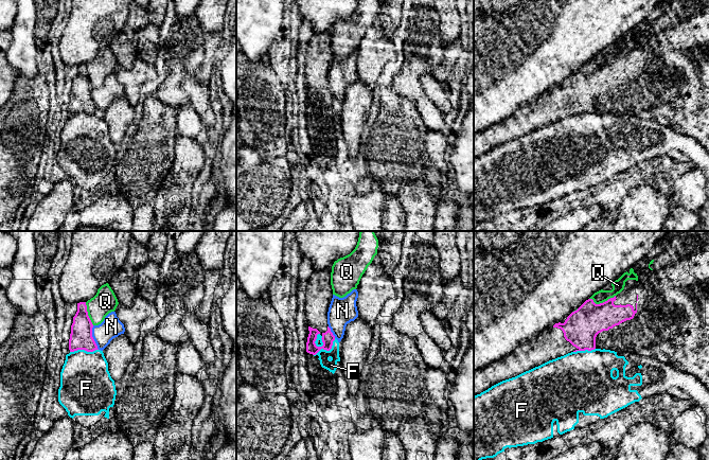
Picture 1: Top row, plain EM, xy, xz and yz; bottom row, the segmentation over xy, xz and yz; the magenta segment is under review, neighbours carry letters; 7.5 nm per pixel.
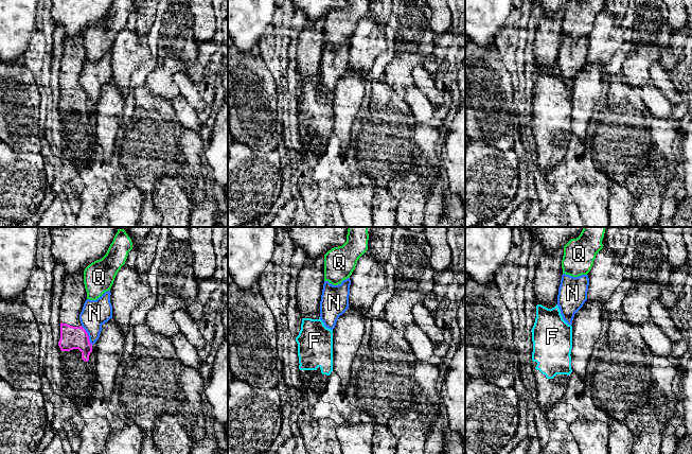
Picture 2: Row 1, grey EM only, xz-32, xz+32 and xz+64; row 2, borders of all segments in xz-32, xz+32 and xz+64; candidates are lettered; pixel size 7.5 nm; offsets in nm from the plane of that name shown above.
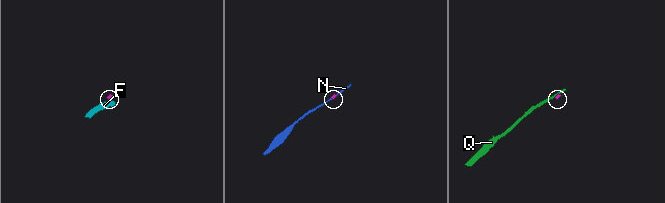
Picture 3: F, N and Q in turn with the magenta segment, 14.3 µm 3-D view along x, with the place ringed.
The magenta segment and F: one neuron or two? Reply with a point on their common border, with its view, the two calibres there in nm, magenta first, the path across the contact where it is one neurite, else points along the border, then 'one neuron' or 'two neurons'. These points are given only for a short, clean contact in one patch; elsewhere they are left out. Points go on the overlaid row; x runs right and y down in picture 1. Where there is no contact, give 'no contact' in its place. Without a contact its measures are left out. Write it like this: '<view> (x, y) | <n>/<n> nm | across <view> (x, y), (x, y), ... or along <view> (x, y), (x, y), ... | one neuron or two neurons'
xz (326, 350) | 90/90 nm | along xz (335, 338), (329, 350), (320, 349), (314, 355) | two neurons

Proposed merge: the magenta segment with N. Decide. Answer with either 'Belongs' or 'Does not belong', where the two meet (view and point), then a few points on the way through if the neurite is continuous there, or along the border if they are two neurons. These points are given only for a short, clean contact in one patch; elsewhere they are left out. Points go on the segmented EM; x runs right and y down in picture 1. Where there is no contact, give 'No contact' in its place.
Does not belong. Touches magenta at xy (92, 337)

